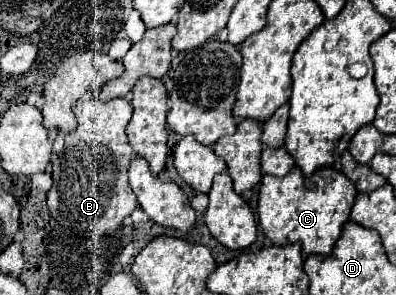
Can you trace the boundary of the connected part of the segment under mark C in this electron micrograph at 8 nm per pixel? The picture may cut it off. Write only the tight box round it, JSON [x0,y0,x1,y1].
[259,167,357,255]

